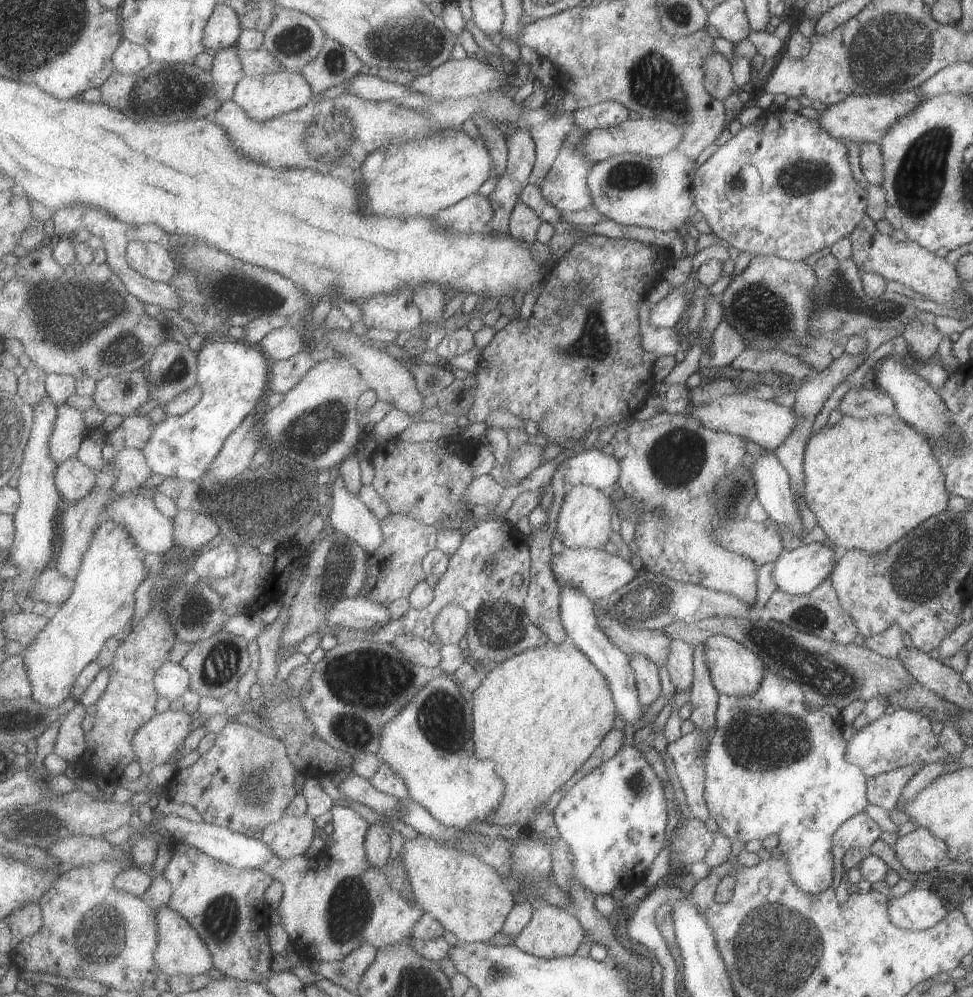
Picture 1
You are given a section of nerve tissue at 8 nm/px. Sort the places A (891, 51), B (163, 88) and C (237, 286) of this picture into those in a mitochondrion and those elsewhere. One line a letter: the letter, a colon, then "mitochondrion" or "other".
A: mitochondrion
B: mitochondrion
C: mitochondrion

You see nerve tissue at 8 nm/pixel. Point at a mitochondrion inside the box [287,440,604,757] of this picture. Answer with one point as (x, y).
(371, 680)

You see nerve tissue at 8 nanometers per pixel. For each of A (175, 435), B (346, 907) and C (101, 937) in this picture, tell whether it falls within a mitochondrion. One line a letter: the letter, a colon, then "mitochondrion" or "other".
A: other
B: mitochondrion
C: mitochondrion

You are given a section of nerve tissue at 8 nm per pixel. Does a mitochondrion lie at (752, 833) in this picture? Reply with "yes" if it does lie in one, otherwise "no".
no

